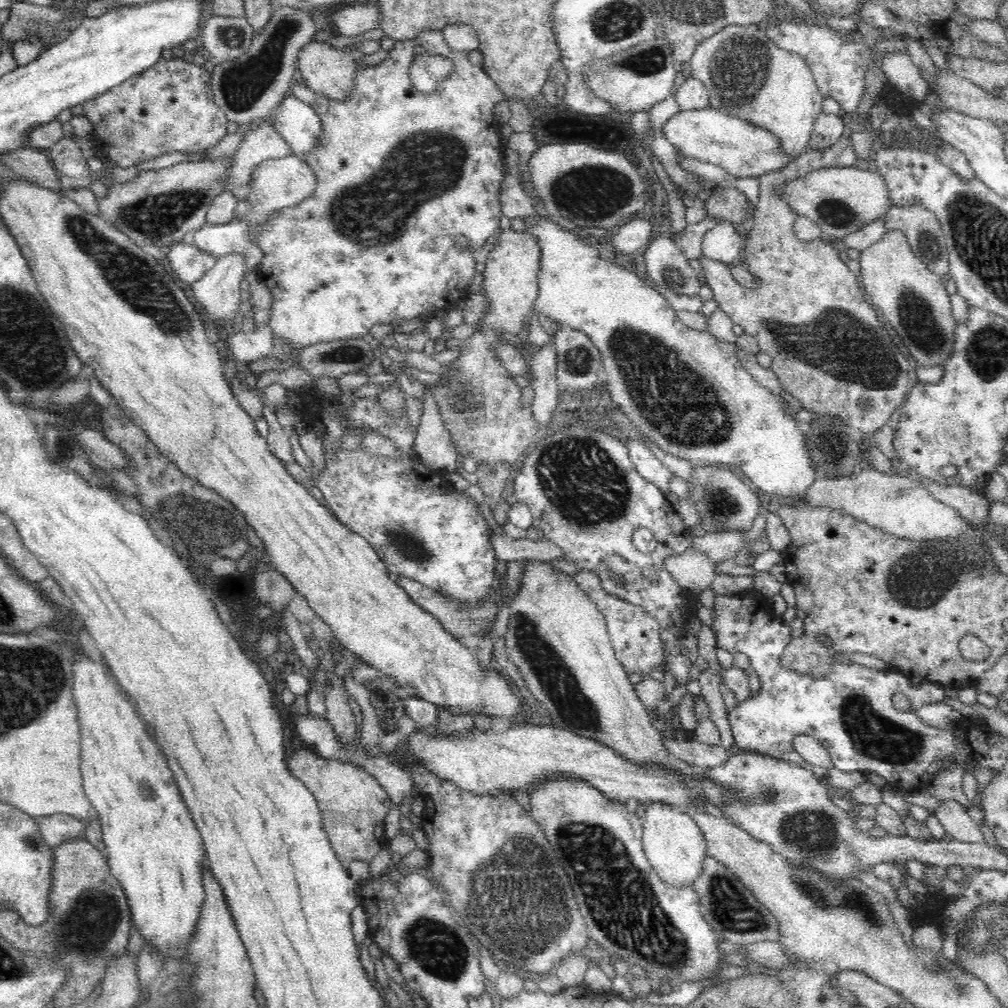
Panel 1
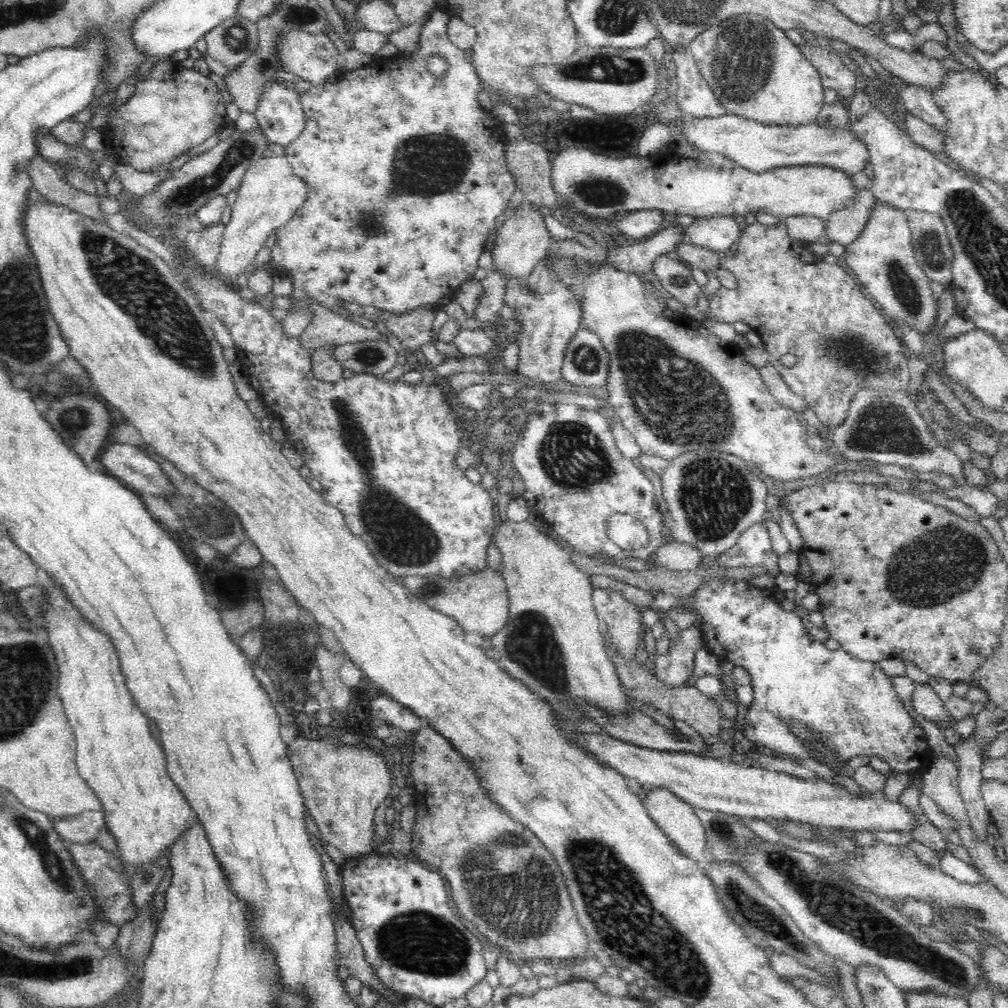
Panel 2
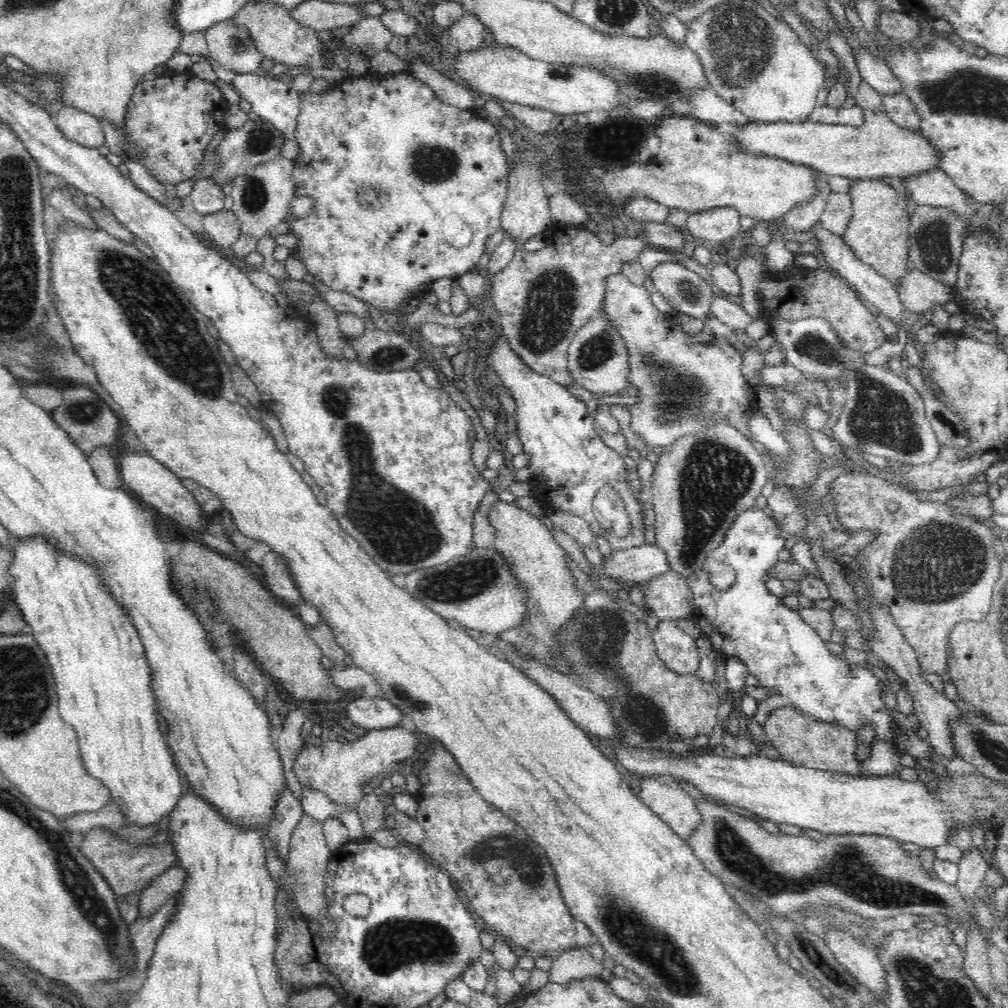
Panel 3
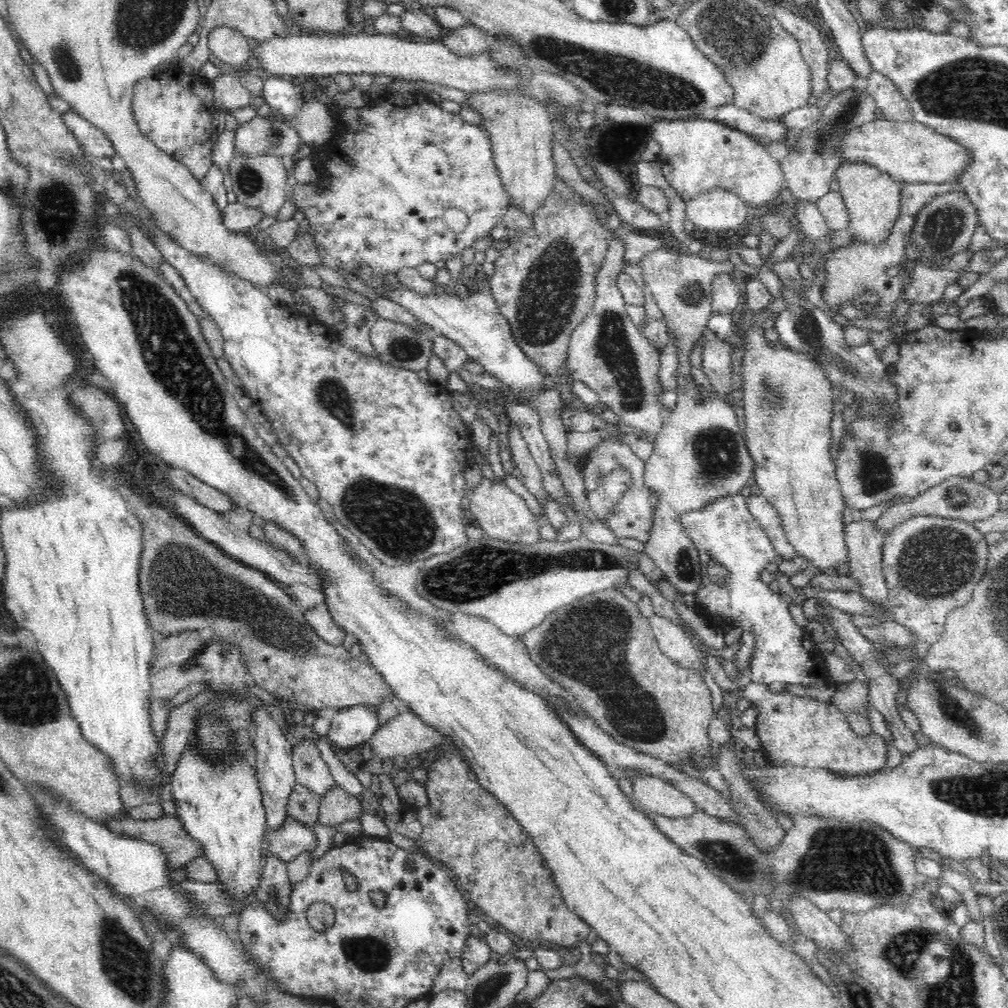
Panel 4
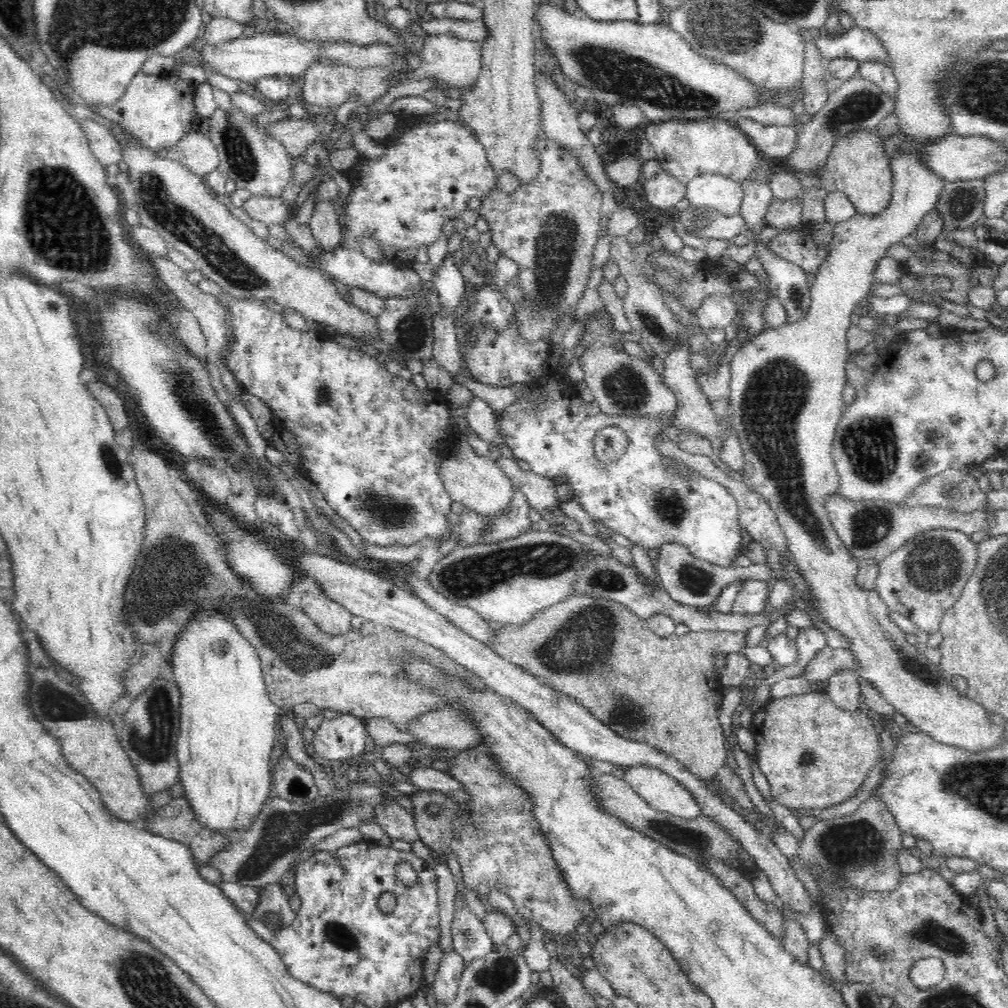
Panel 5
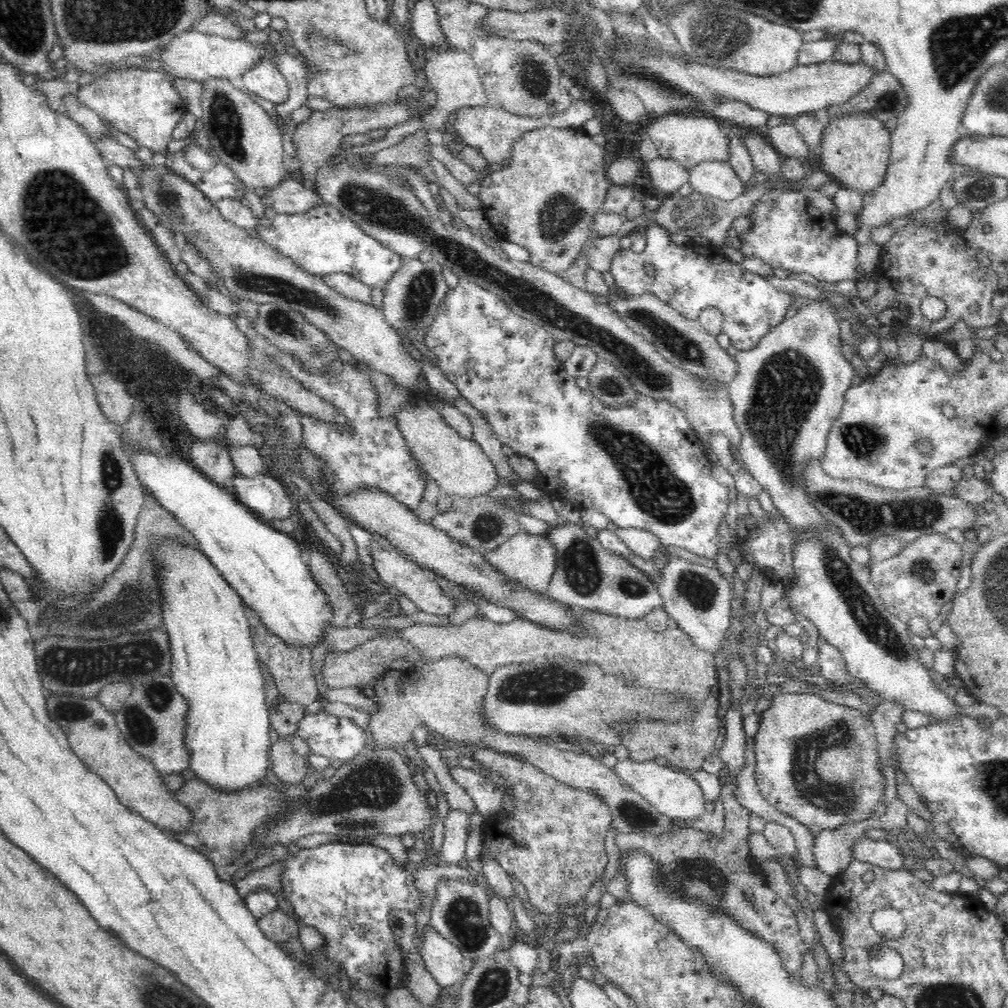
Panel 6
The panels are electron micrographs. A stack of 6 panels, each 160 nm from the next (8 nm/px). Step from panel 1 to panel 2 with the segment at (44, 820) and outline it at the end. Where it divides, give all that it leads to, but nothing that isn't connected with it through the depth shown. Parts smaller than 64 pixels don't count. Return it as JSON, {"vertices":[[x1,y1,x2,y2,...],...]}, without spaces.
{"vertices":[[86,810,74,816,53,818,53,827,66,842,84,844,94,841,100,828,104,826,104,813,100,810]]}

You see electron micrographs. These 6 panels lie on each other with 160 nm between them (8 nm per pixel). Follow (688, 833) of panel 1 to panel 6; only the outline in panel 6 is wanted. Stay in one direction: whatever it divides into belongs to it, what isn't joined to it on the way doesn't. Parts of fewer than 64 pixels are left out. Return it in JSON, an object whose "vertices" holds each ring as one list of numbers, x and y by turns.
{"vertices":[[626,759,618,761,614,767,616,774,641,794,655,809,670,818,681,822,700,818,706,811,706,799,700,785,684,770,677,770,667,765,658,765,655,760,644,762]]}

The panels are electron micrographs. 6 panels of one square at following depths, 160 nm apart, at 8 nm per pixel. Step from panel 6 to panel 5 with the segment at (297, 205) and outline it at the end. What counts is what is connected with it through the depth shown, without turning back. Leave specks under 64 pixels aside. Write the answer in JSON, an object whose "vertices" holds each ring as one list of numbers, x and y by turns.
{"vertices":[[250,196,242,206,250,218,260,220,264,224,283,223,292,216,293,206,287,206,281,196]]}

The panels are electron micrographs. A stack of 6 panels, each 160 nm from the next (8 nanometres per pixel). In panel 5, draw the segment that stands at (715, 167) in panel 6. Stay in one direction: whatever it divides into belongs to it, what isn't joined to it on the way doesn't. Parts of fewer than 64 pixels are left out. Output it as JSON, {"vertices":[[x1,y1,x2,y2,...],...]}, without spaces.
{"vertices":[[702,174,687,184,685,197,694,209,712,209,716,213,734,216,740,213,744,201,742,184,721,174]]}

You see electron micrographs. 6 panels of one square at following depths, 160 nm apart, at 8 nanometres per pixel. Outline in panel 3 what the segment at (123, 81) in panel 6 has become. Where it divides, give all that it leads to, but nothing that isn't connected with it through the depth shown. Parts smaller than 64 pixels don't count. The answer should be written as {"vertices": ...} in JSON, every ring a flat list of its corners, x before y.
{"vertices":[[166,71,154,80,140,80,127,106,123,134,128,142,127,158,143,164,156,180,165,186,174,186,196,174,204,163,204,150,214,134,222,128,223,114,229,104,214,82,202,80,192,72,179,74]]}

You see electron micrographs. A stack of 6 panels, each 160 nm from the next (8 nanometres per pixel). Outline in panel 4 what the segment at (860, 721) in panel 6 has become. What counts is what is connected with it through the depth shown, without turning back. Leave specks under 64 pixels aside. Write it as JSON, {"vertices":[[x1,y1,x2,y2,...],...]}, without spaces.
{"vertices":[[786,690,776,696,784,702,770,716,759,714,754,728,761,750,772,765,825,768,842,777,866,776,886,768,888,750,880,734,856,734,848,717,831,703,793,695]]}

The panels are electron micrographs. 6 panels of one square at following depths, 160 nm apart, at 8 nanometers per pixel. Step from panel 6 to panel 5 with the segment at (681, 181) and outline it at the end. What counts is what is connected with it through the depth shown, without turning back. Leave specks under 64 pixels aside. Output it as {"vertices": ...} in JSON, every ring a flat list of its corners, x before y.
{"vertices":[[661,169,654,178,642,180,646,200,651,207,662,210,675,209,683,200,687,185,678,182,671,174]]}

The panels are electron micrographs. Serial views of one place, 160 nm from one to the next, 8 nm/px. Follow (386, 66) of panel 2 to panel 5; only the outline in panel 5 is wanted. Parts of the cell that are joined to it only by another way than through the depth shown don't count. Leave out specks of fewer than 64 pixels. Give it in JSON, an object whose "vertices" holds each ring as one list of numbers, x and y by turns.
{"vertices":[[420,115,397,116,397,120,399,124,394,134,380,143,384,147,383,156,371,158,359,154,356,163,343,172,350,178,352,188,346,204,336,206,336,214,346,245,358,246,364,238,374,238,383,248,394,252,428,247,440,238,446,220,453,221,464,214,471,198,480,198,484,202,486,196,496,190,499,174,488,162,484,145,476,139,470,127,454,120,424,121]]}

